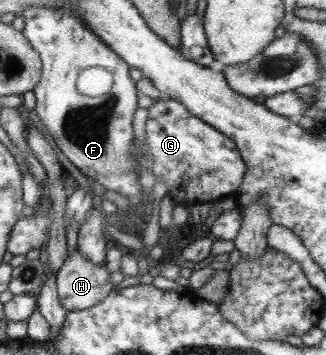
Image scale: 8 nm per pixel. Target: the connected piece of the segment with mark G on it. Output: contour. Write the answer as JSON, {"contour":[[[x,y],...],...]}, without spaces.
{"contour":[[[161,96],[154,99],[154,103],[148,108],[148,116],[145,124],[146,143],[143,145],[142,158],[145,154],[151,156],[153,165],[152,172],[157,181],[163,181],[174,204],[191,207],[206,202],[214,202],[220,197],[234,193],[238,188],[244,176],[246,175],[246,163],[242,155],[236,151],[236,145],[227,135],[214,129],[202,119],[194,117],[182,103]]]}

